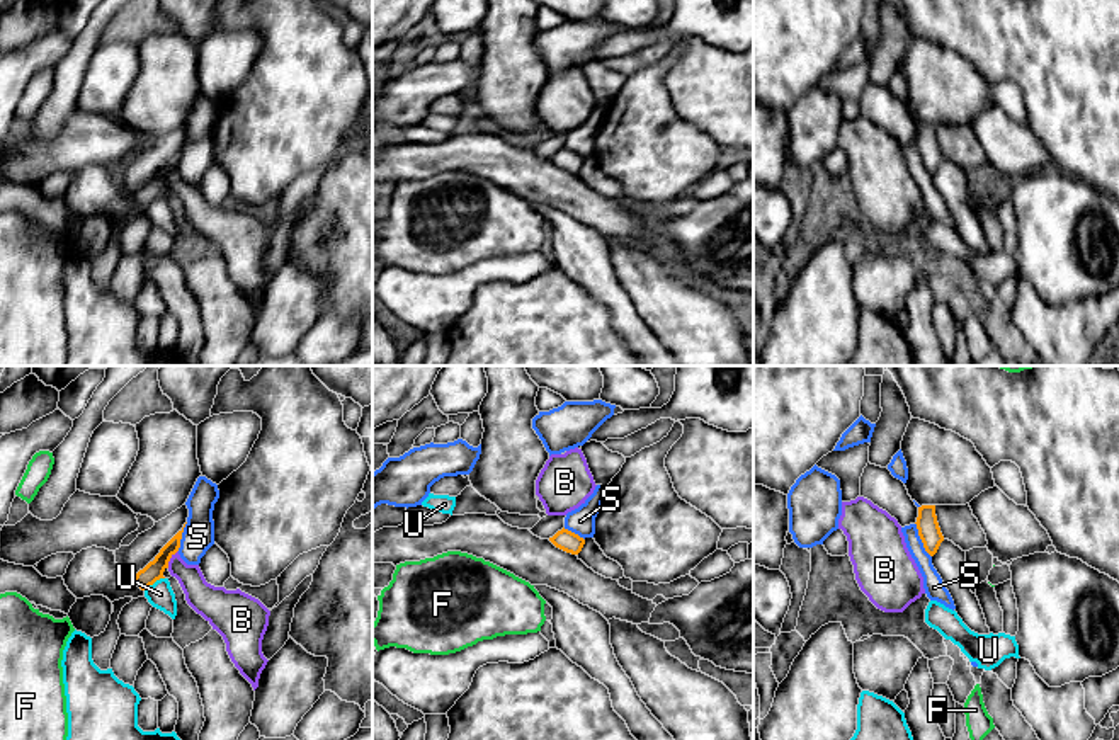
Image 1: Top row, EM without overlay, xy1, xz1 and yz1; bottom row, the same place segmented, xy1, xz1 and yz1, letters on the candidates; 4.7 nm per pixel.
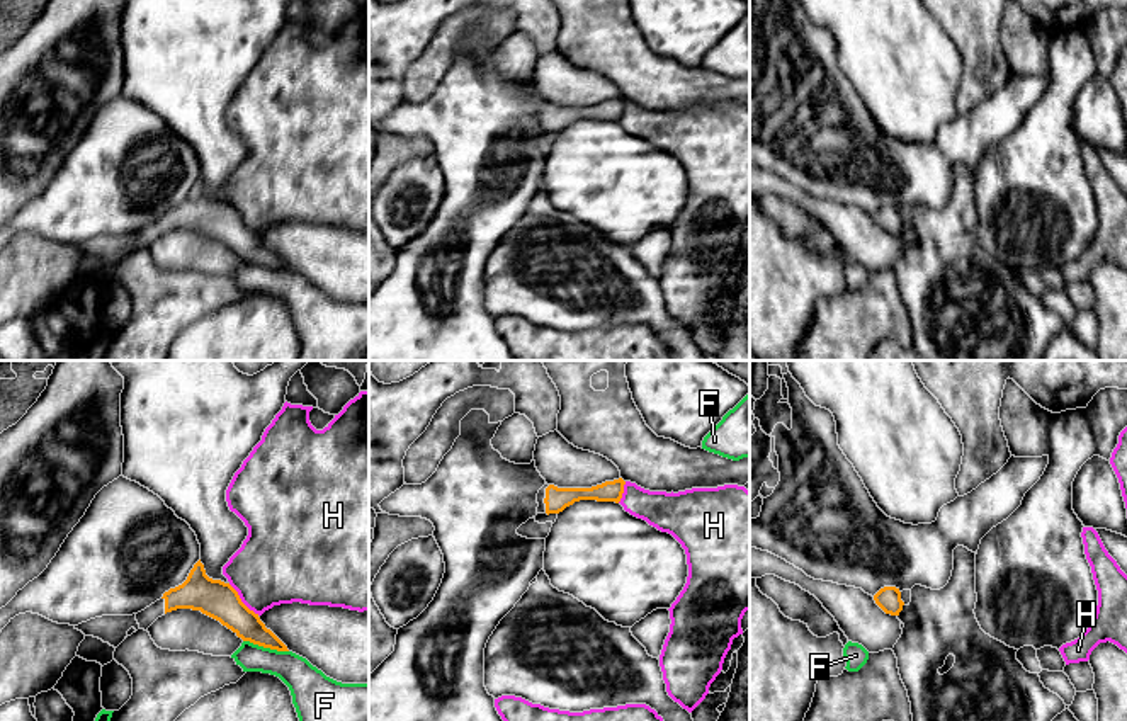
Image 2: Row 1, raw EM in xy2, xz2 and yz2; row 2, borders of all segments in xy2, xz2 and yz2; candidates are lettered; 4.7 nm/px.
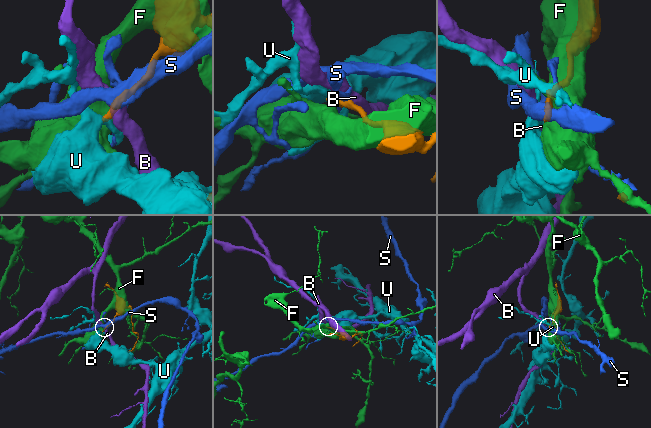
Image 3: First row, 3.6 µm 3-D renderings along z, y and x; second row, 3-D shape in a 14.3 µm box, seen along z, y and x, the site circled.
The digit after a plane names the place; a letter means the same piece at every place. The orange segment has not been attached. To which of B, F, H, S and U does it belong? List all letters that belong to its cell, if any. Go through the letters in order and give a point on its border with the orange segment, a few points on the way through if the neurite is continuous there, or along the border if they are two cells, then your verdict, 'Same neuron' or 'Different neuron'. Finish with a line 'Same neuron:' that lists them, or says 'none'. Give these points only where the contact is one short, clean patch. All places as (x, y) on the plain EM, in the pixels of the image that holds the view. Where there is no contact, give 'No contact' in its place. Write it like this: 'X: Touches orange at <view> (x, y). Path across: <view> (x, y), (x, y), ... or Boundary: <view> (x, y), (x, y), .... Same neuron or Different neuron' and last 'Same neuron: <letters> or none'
B: Touches orange at xy1 (170, 176). Boundary: xy1 (177, 169), (167, 186). Different neuron
F: Touches orange at xy2 (266, 266). Different neuron
H: Touches orange at xy2 (240, 220). Different neuron
S: Touches orange at yz1 (920, 157). Boundary: yz1 (915, 142), (922, 165), (931, 176). Different neuron
U: Touches orange at xy1 (153, 201). Boundary: xy1 (164, 196), (157, 198), (145, 210). Different neuron
Same neuron: none

